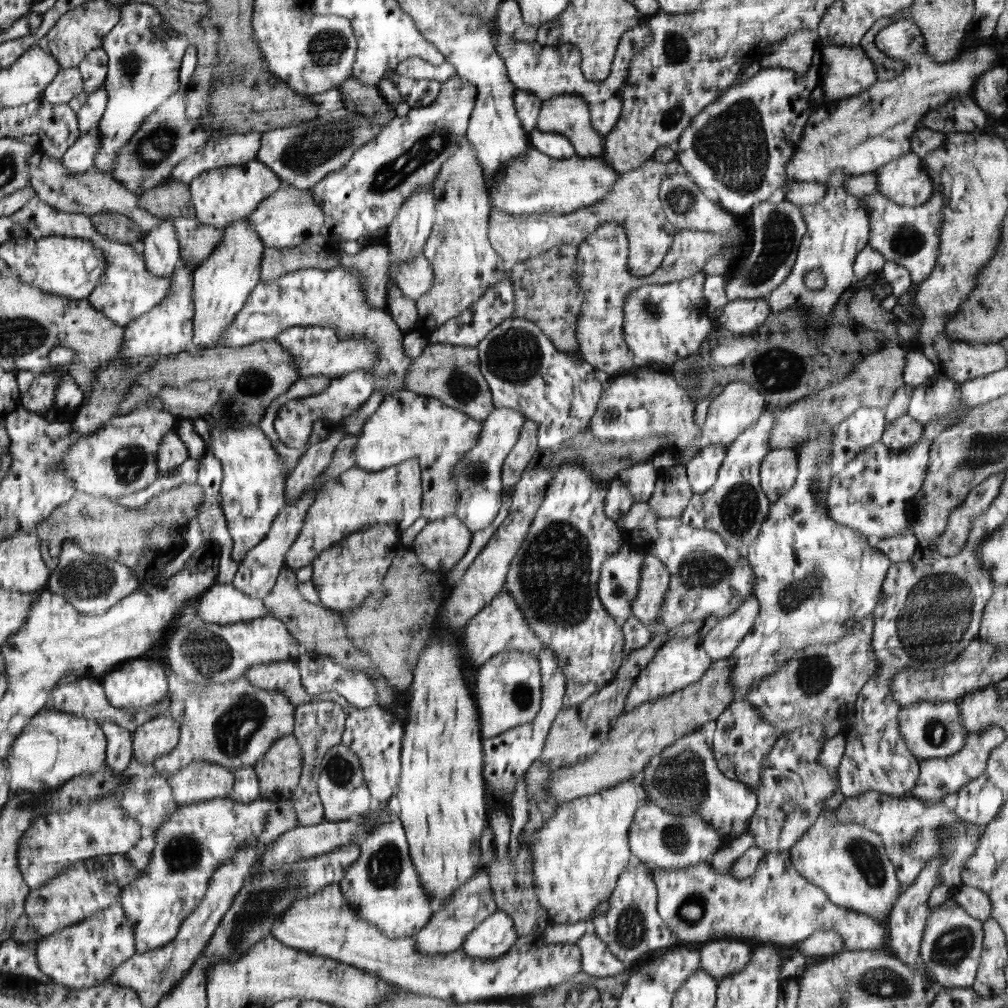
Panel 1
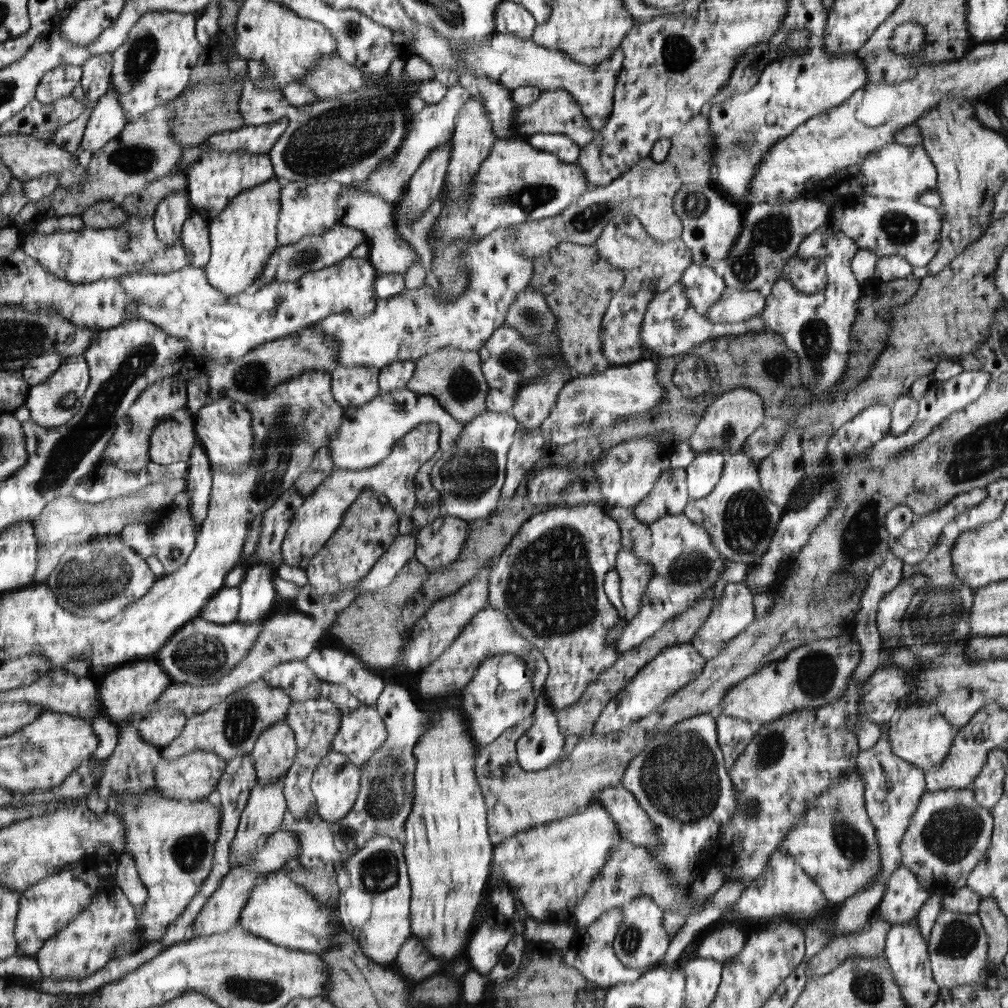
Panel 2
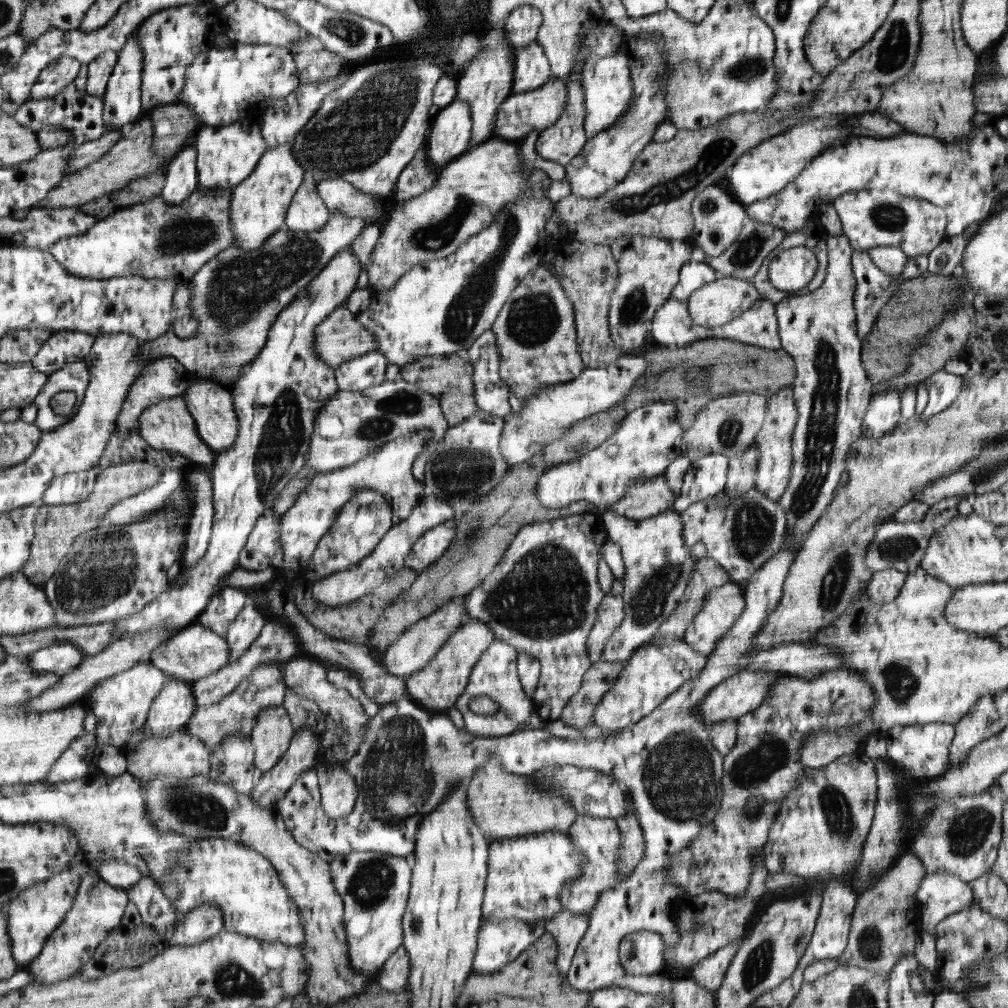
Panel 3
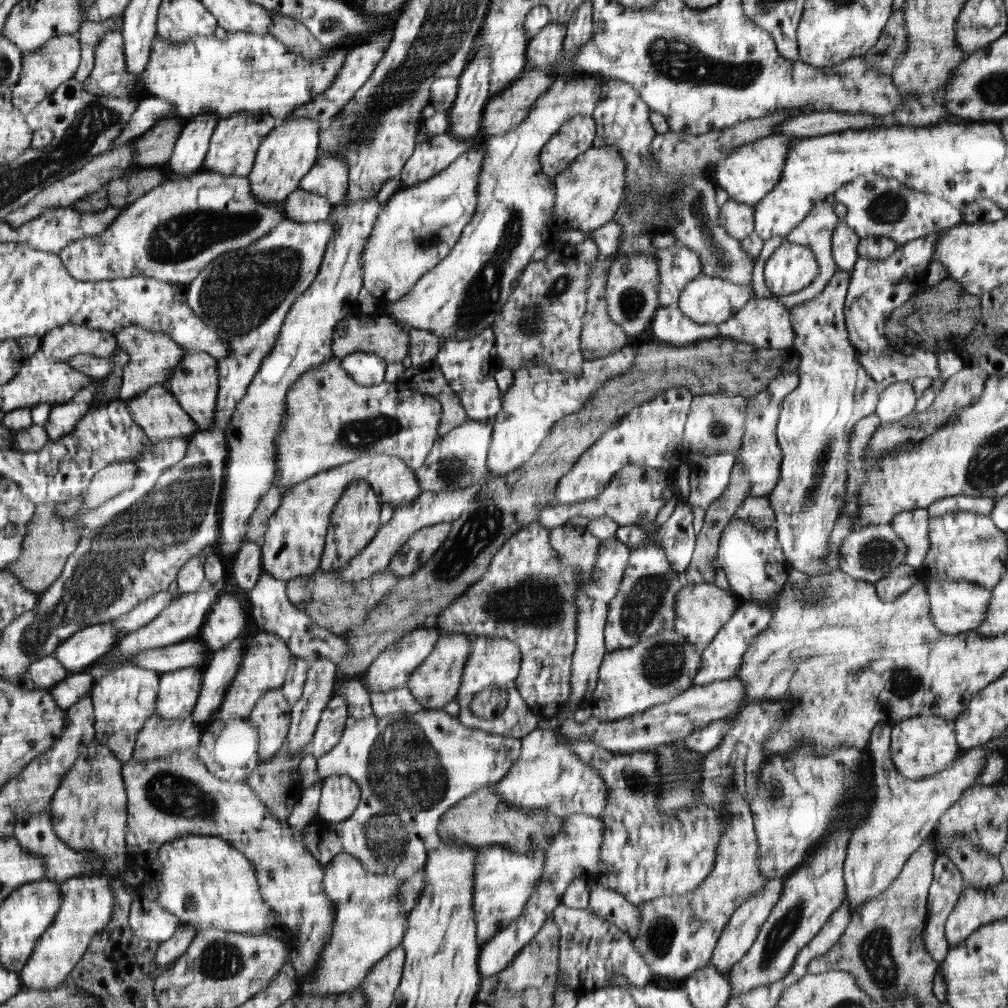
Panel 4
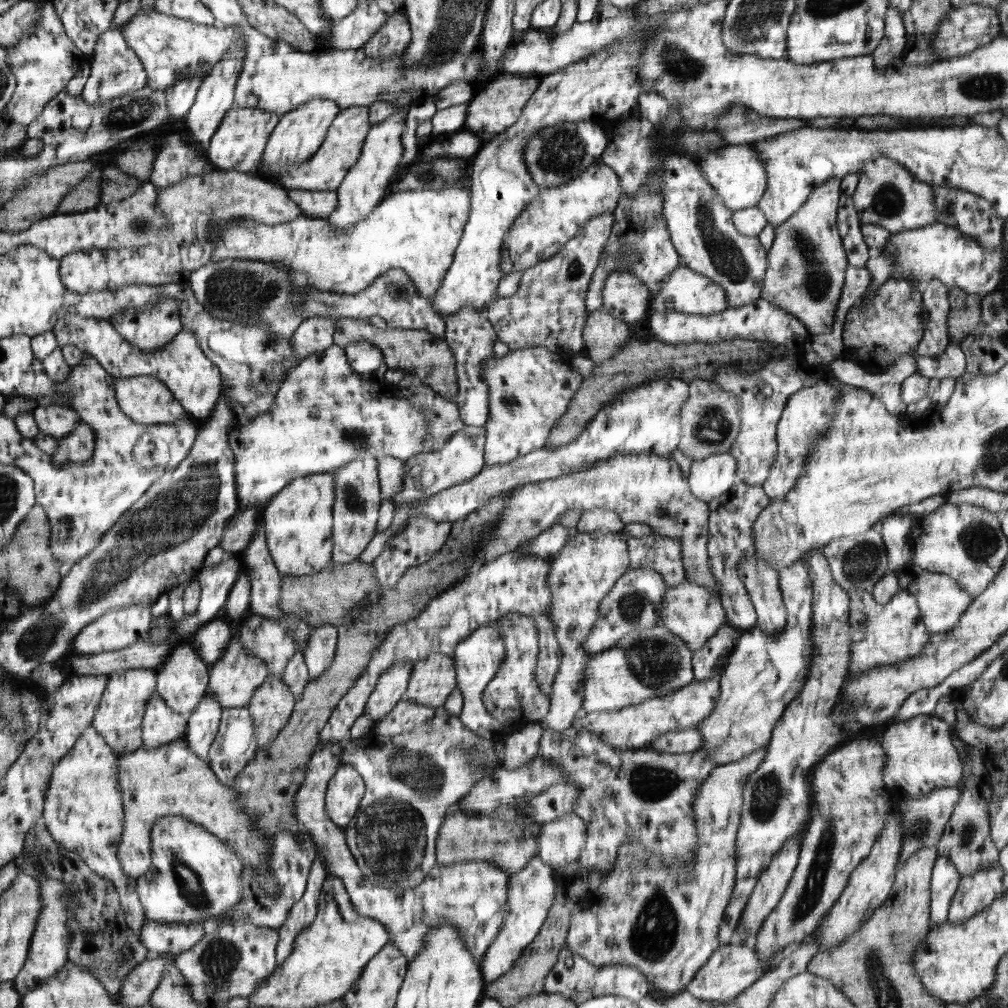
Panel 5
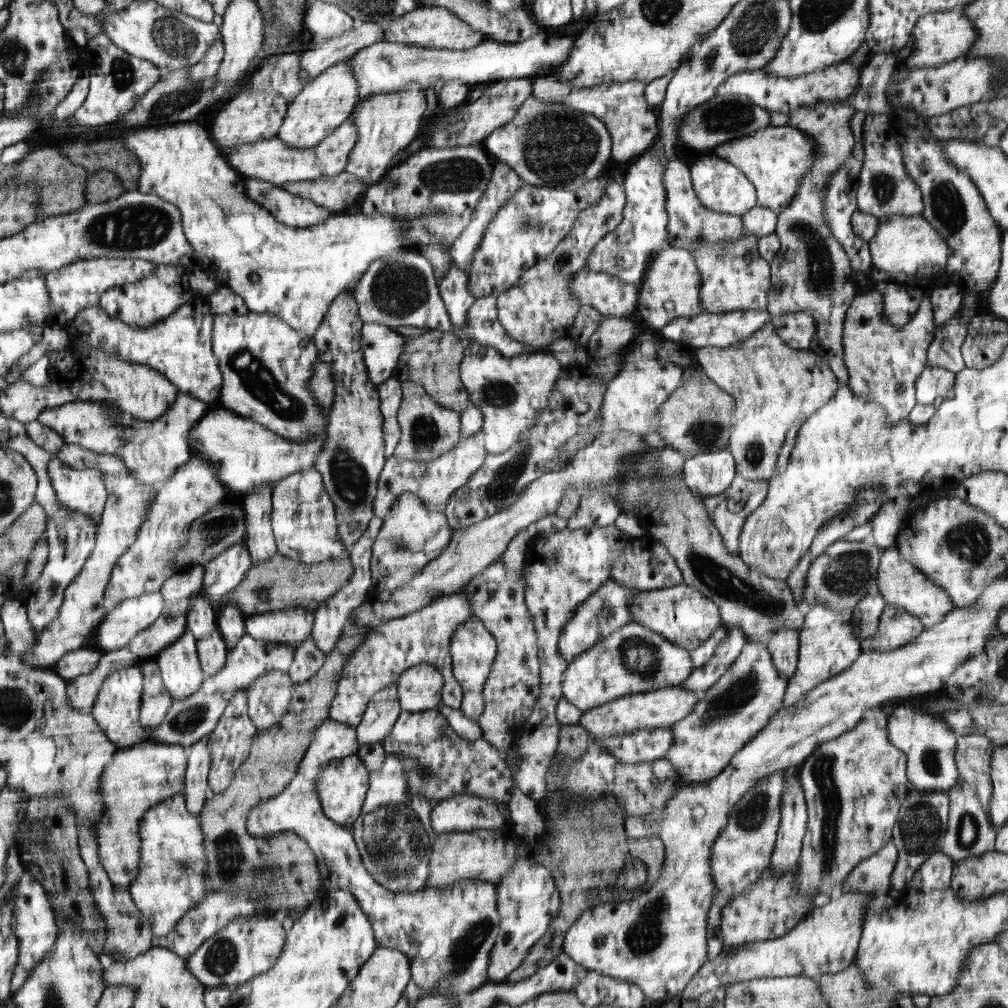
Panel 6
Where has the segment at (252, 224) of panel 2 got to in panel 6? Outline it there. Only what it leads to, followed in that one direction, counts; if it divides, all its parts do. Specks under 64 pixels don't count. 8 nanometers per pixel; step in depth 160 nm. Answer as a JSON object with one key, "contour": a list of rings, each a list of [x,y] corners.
{"contour":[[[348,56],[320,72],[315,79],[307,83],[296,98],[288,103],[287,114],[276,134],[279,141],[285,142],[287,147],[293,149],[315,147],[351,115],[358,102],[356,80],[348,67],[348,62],[351,59],[352,56]]]}

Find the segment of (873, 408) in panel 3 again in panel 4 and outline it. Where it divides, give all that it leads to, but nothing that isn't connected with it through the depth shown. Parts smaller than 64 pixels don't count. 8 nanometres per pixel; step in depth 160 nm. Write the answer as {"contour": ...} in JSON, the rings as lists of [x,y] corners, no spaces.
{"contour":[[[911,381],[895,382],[878,391],[875,415],[880,423],[895,422],[914,411],[915,392]]]}

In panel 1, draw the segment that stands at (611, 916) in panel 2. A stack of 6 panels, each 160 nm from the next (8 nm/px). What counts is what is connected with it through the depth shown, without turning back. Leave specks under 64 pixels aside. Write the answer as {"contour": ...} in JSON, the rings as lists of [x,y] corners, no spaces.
{"contour":[[[588,928],[578,938],[576,946],[581,955],[580,970],[589,976],[603,979],[608,976],[621,975],[631,970],[626,964],[622,964],[613,957],[608,946],[591,928]]]}

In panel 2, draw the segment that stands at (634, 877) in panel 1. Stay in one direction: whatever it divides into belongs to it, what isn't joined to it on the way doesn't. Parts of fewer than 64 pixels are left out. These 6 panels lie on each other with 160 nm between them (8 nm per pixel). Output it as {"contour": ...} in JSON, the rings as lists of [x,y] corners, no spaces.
{"contour":[[[649,896],[635,897],[621,906],[621,926],[612,940],[613,953],[620,964],[644,973],[663,963],[665,952],[668,948],[668,934],[662,923],[663,911],[652,901]]]}

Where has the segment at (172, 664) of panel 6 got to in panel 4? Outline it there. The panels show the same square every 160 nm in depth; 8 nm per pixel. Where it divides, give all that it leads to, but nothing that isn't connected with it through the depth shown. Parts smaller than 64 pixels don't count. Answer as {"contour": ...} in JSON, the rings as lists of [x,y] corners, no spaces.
{"contour":[[[188,666],[176,671],[160,673],[159,694],[156,695],[156,714],[165,720],[189,718],[201,688],[199,666]]]}

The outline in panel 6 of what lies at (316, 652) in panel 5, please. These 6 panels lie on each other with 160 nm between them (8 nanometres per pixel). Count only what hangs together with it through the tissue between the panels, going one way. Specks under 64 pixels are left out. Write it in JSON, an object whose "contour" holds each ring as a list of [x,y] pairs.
{"contour":[[[373,516],[369,519],[368,528],[366,528],[364,534],[357,539],[357,542],[352,544],[346,554],[353,564],[354,571],[352,576],[350,576],[348,582],[346,582],[340,590],[327,600],[324,600],[324,602],[321,602],[320,606],[313,612],[313,628],[311,628],[309,637],[312,639],[314,647],[325,655],[336,646],[341,631],[354,612],[353,610],[355,610],[364,600],[365,596],[371,592],[371,587],[374,585],[371,573],[372,544],[376,540],[378,532],[380,532],[382,523],[383,520],[381,517]]]}

